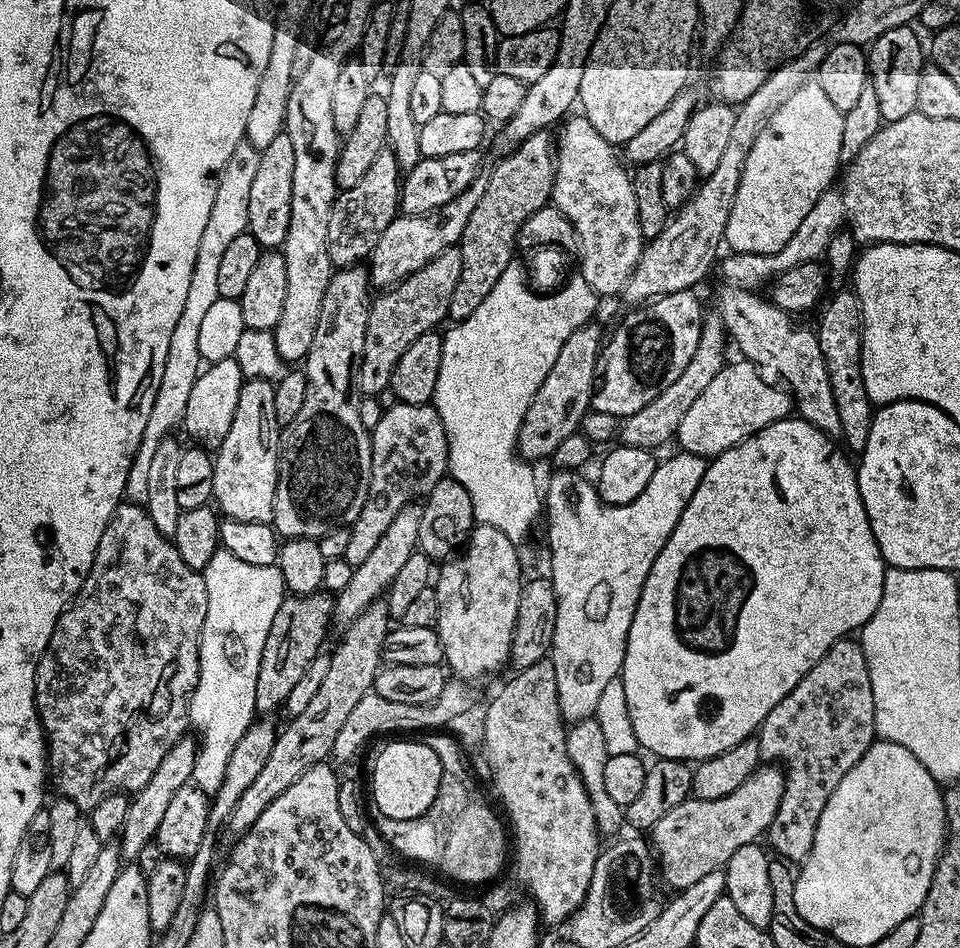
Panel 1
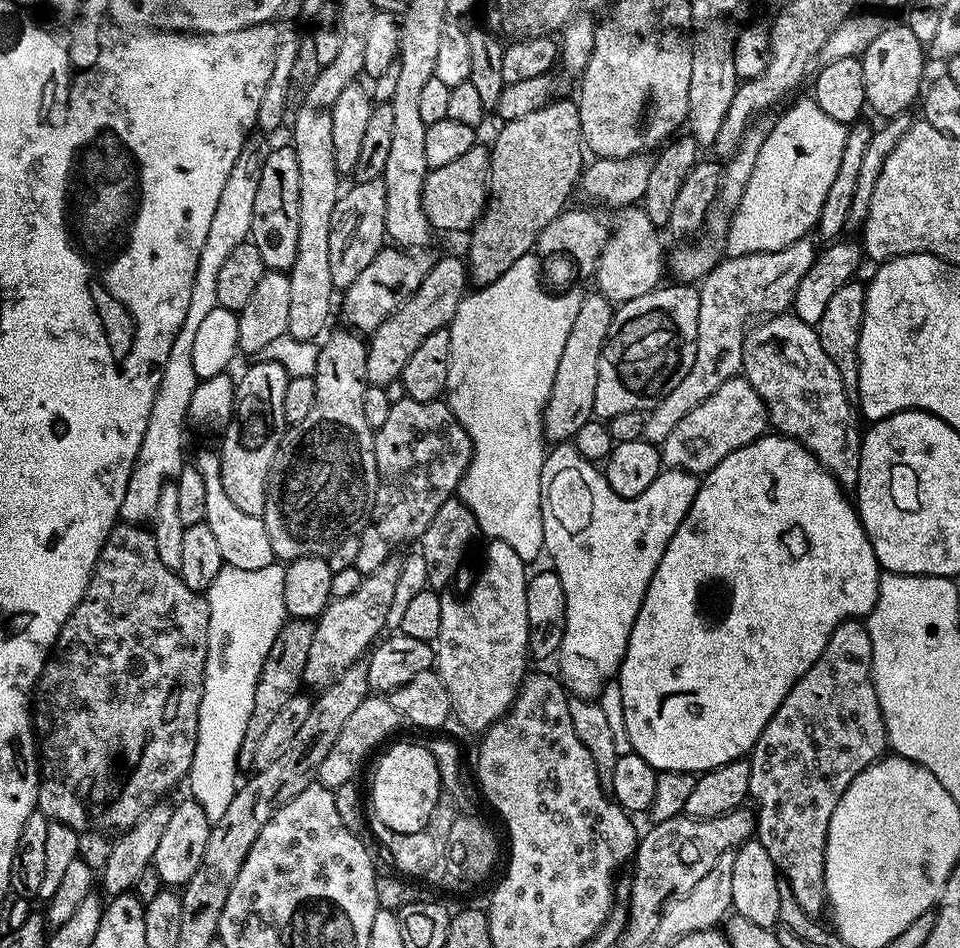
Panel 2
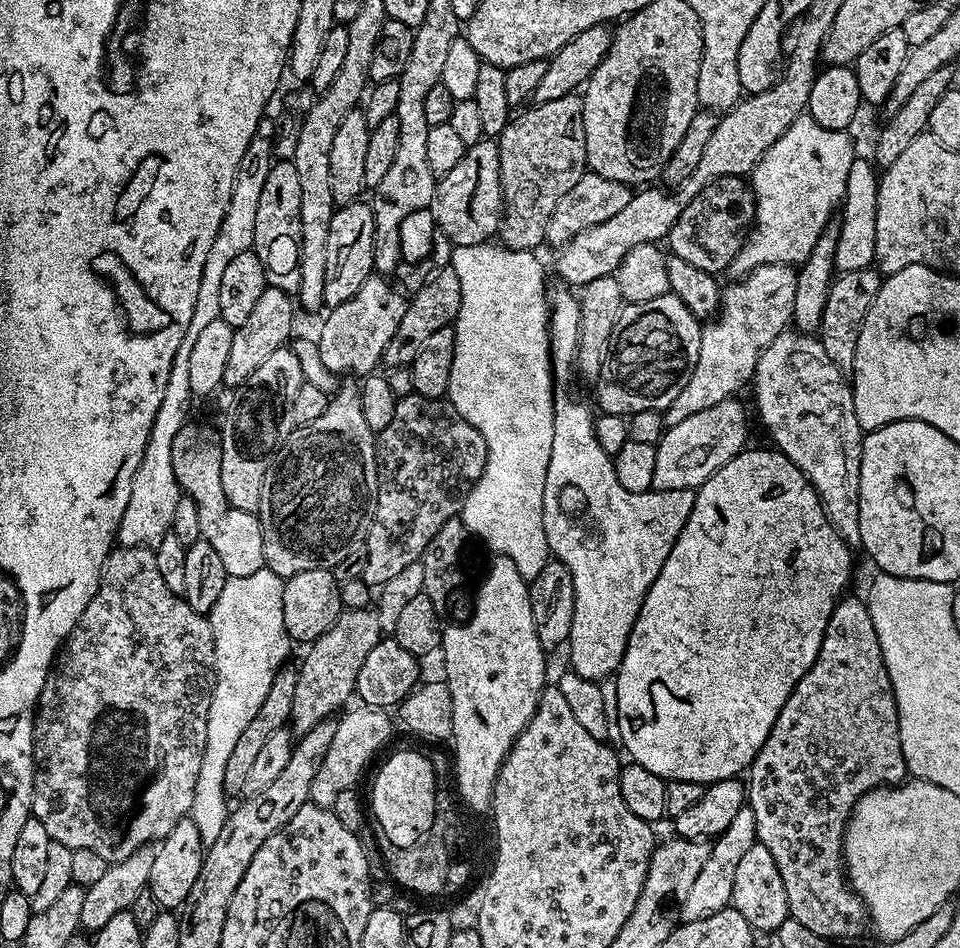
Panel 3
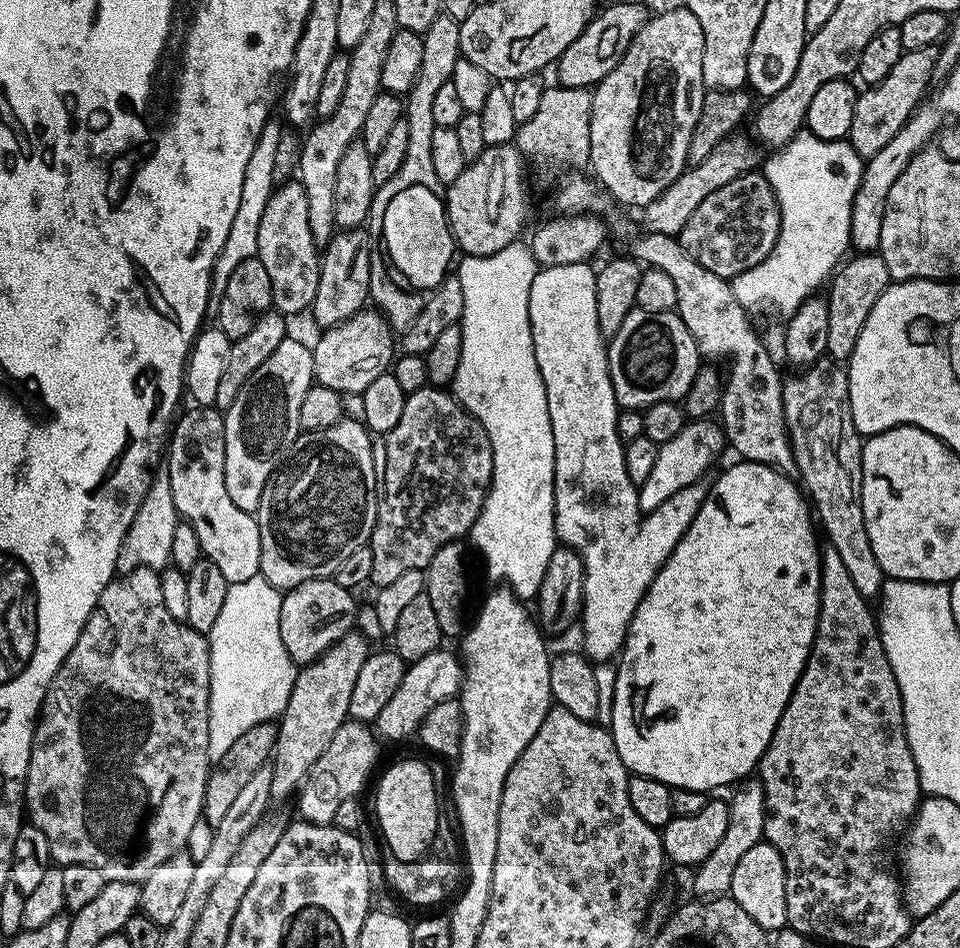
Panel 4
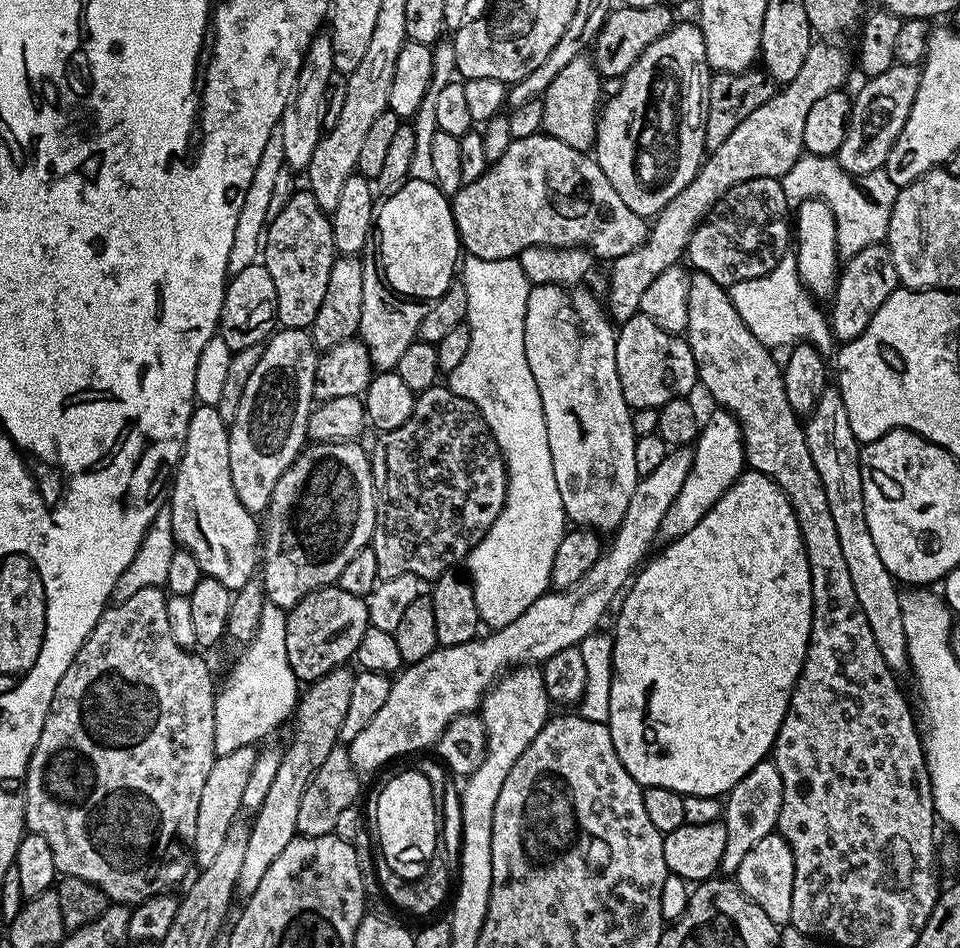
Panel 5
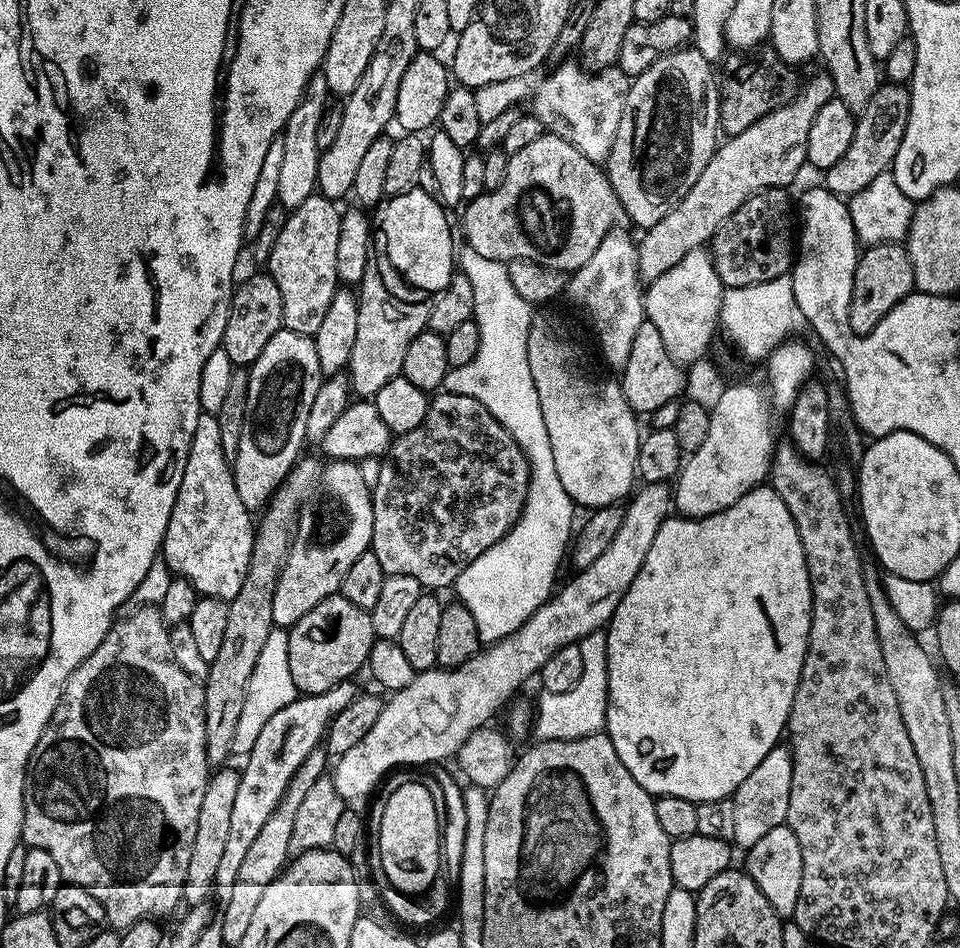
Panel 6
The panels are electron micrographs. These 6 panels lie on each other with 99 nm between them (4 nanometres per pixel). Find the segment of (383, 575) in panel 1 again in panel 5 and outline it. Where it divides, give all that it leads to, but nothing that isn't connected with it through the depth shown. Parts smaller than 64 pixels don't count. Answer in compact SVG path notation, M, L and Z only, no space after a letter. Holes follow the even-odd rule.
M345 666L330 670L330 674L326 674L322 678L311 681L307 685L308 688L299 693L294 709L294 721L296 725L292 728L292 741L280 753L280 761L278 762L278 770L274 777L274 782L270 786L270 790L266 793L266 798L262 798L262 806L254 814L256 821L251 821L248 829L248 841L246 842L246 855L242 858L242 870L238 870L238 882L236 883L236 896L247 898L250 894L254 894L254 890L258 890L262 878L266 874L266 870L270 870L270 862L274 862L274 858L278 858L278 854L282 854L282 850L286 850L286 846L290 846L290 842L296 839L298 833L298 810L302 806L302 794L306 790L306 786L310 782L310 778L314 778L314 774L318 770L318 766L322 766L322 762L326 762L326 757L330 754L330 750L338 747L340 740L340 731L342 730L342 721L346 718L346 710L350 703L350 694L354 687L354 672L351 667Z

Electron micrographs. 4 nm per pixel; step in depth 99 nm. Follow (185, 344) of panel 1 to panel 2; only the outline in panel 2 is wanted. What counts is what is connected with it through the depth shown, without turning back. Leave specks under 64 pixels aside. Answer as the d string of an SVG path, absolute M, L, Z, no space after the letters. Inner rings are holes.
M253 134L246 142L242 142L242 150L238 150L238 158L234 158L234 166L226 178L226 186L222 186L222 195L218 198L214 219L210 221L206 242L202 242L202 254L198 258L198 270L194 274L190 306L186 306L186 318L174 338L174 346L170 346L170 358L166 358L162 382L158 382L158 390L150 406L146 434L142 438L142 446L138 446L136 461L126 482L126 494L120 507L120 520L125 524L144 526L155 520L162 486L175 481L186 465L183 448L184 424L186 428L189 423L190 398L194 398L194 390L198 383L193 365L194 337L197 336L198 326L204 321L206 314L218 307L218 274L226 262L226 257L252 235L250 218L254 218L254 197L258 195L262 166L266 162L266 154L270 151L268 140L267 135Z

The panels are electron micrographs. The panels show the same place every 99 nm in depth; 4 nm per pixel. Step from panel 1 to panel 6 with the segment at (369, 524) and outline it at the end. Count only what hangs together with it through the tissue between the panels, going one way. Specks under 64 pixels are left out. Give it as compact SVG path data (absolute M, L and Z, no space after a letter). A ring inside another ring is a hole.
M437 391L428 401L426 418L414 430L399 433L388 445L386 455L379 461L380 473L375 484L371 485L372 509L374 510L374 526L372 527L372 543L370 550L378 558L378 563L382 565L385 576L394 574L406 574L410 578L418 578L421 589L440 590L436 588L451 589L457 578L490 546L497 544L507 532L514 527L520 517L520 511L524 508L524 499L528 493L528 460L524 456L524 451L514 442L514 438L508 433L499 422L478 402L473 396L466 394L454 394L453 392Z

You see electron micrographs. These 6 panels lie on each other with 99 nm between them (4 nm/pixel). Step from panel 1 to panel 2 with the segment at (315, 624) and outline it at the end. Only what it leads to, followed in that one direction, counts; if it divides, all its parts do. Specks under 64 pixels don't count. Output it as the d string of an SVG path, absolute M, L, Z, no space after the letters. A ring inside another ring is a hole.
M285 619L282 630L278 630L278 638L274 638L274 646L270 646L270 654L266 654L266 662L262 662L262 674L254 690L254 710L250 710L250 722L246 722L246 734L236 755L237 769L253 767L262 734L274 723L282 706L301 691L306 662L310 658L310 642L314 642L313 621Z

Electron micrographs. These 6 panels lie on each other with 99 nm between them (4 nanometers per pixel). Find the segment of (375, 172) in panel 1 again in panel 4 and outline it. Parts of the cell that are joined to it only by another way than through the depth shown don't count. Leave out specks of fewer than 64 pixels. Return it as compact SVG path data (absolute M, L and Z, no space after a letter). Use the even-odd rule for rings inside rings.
M340 230L323 249L320 257L318 294L310 309L310 316L316 319L317 329L333 328L346 318L363 312L370 297L370 241L363 231Z

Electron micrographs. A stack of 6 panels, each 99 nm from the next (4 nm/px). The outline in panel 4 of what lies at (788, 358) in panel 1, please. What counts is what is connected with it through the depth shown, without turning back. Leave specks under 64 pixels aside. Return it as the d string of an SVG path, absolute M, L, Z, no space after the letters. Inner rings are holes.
M825 358L792 375L796 376L784 380L782 402L799 479L823 533L828 534L827 543L838 550L858 594L879 597L886 577L874 558L862 518L862 437L850 414L848 373L839 363Z

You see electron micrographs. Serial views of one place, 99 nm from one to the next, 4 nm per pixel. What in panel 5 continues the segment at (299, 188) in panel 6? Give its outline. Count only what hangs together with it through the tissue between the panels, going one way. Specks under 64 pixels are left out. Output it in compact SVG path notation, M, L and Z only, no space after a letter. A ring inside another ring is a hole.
M318 34L306 50L296 79L296 91L278 125L278 131L282 134L284 162L289 169L307 169L310 158L314 158L314 146L318 146L322 135L323 106L326 102L328 83L335 72L332 37L328 34Z

